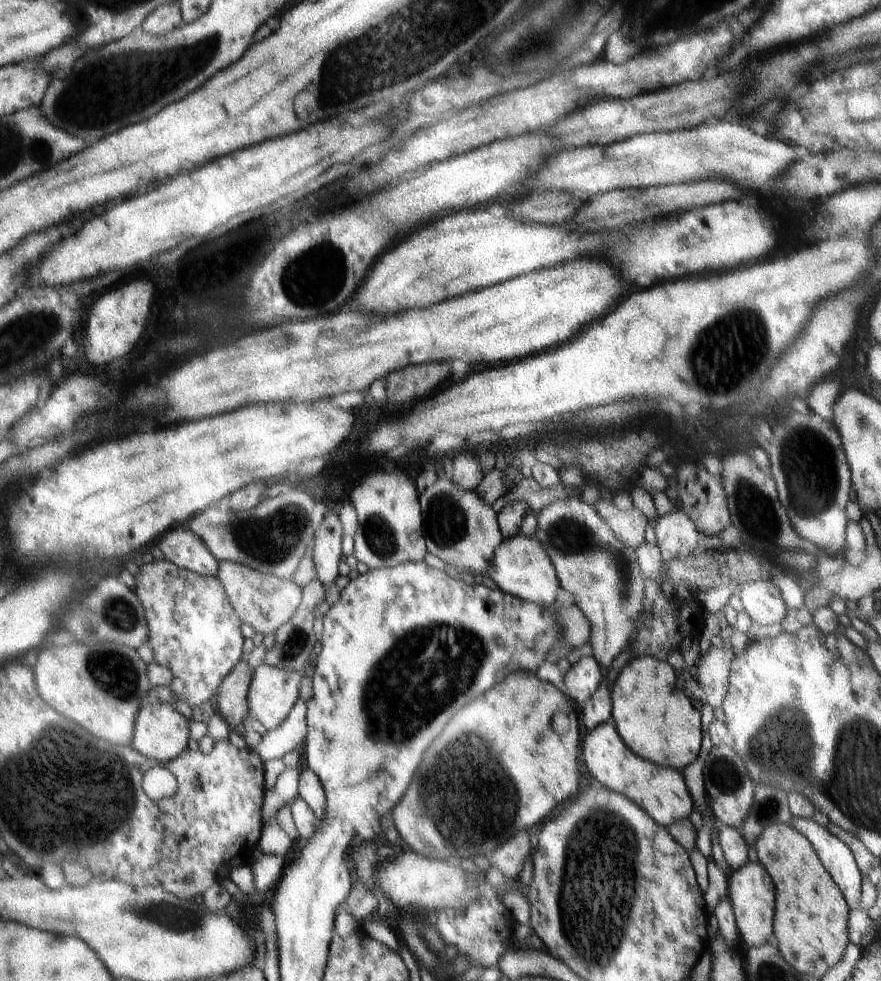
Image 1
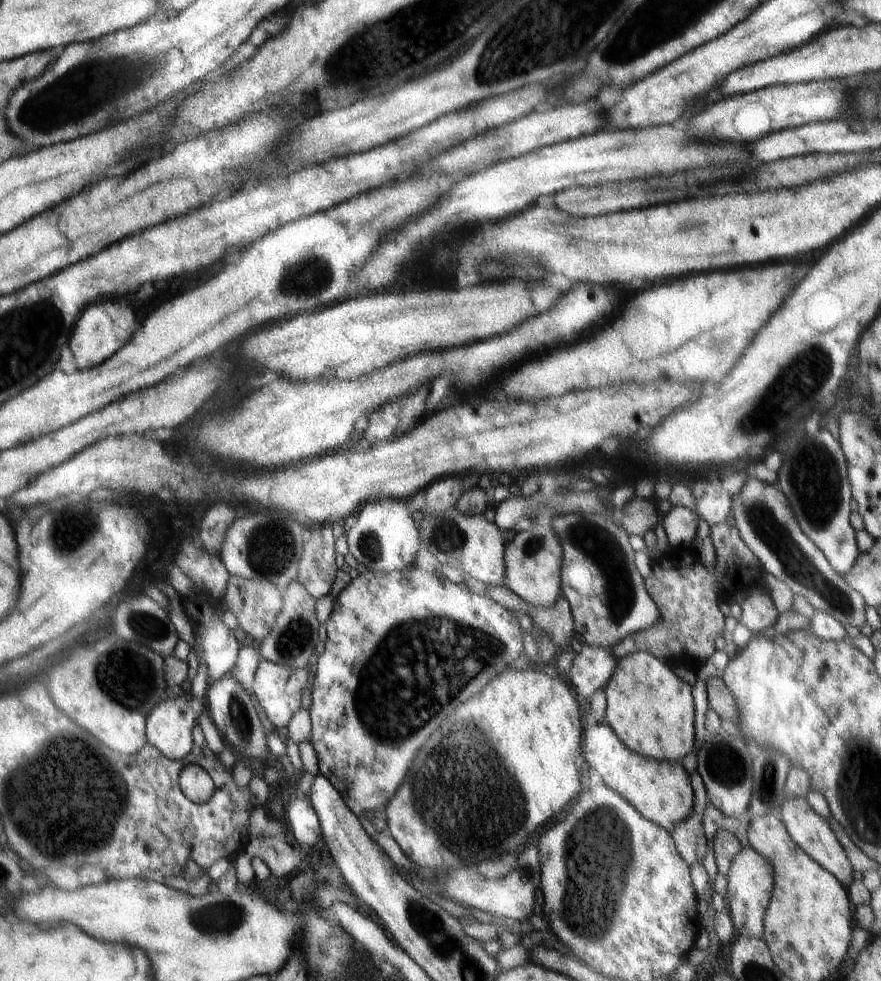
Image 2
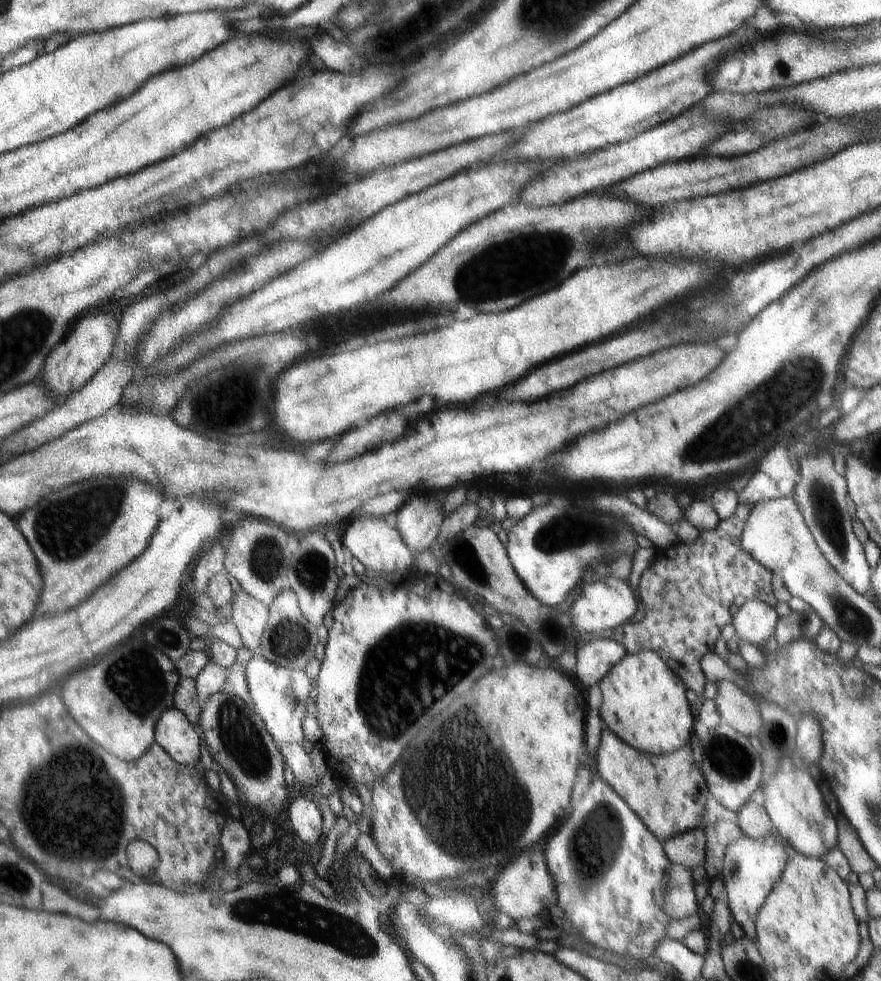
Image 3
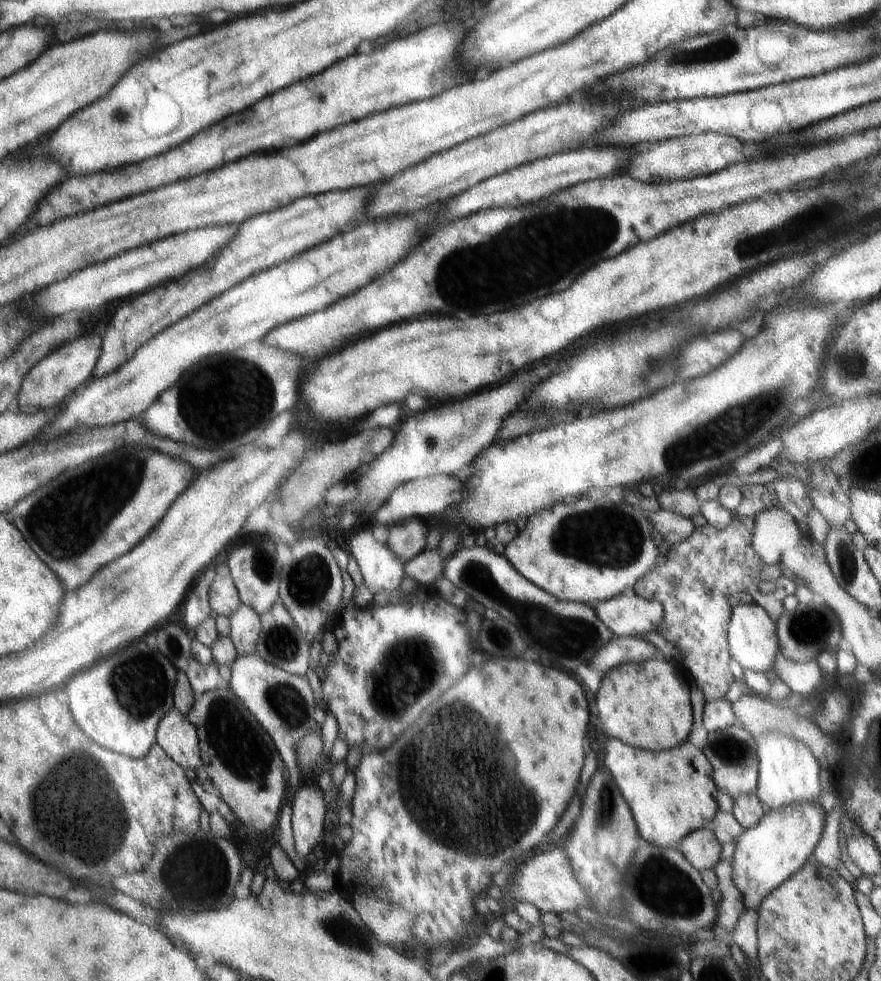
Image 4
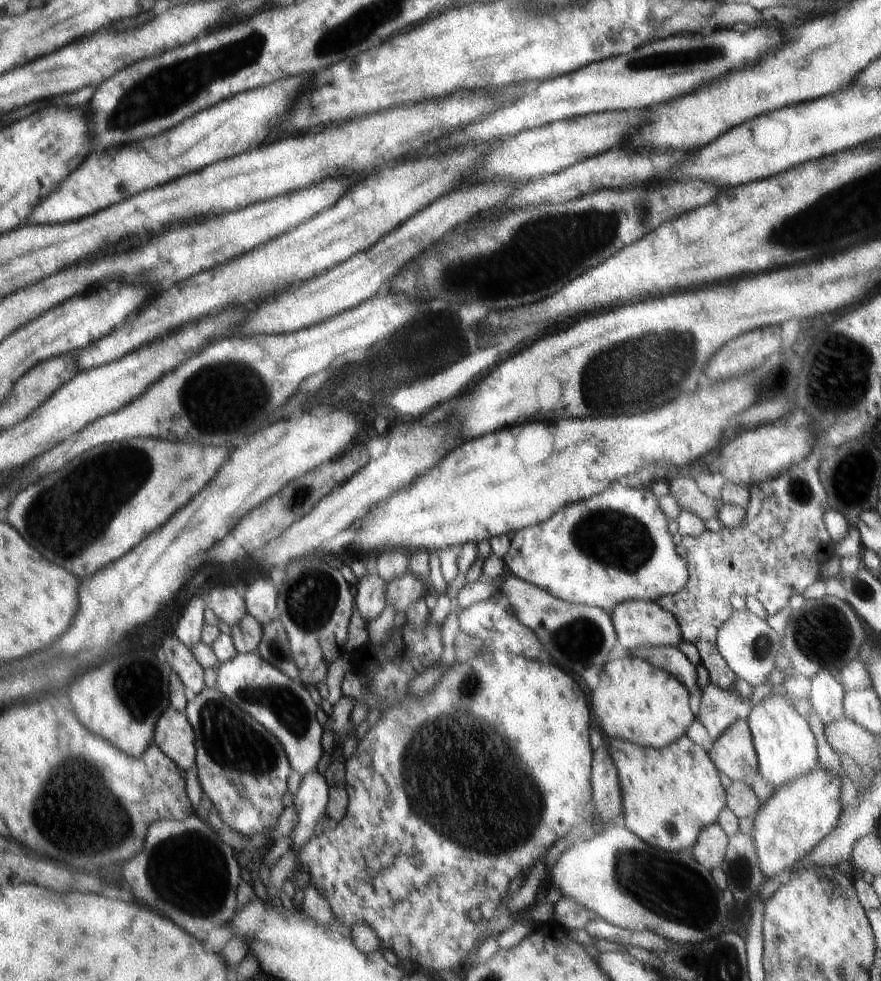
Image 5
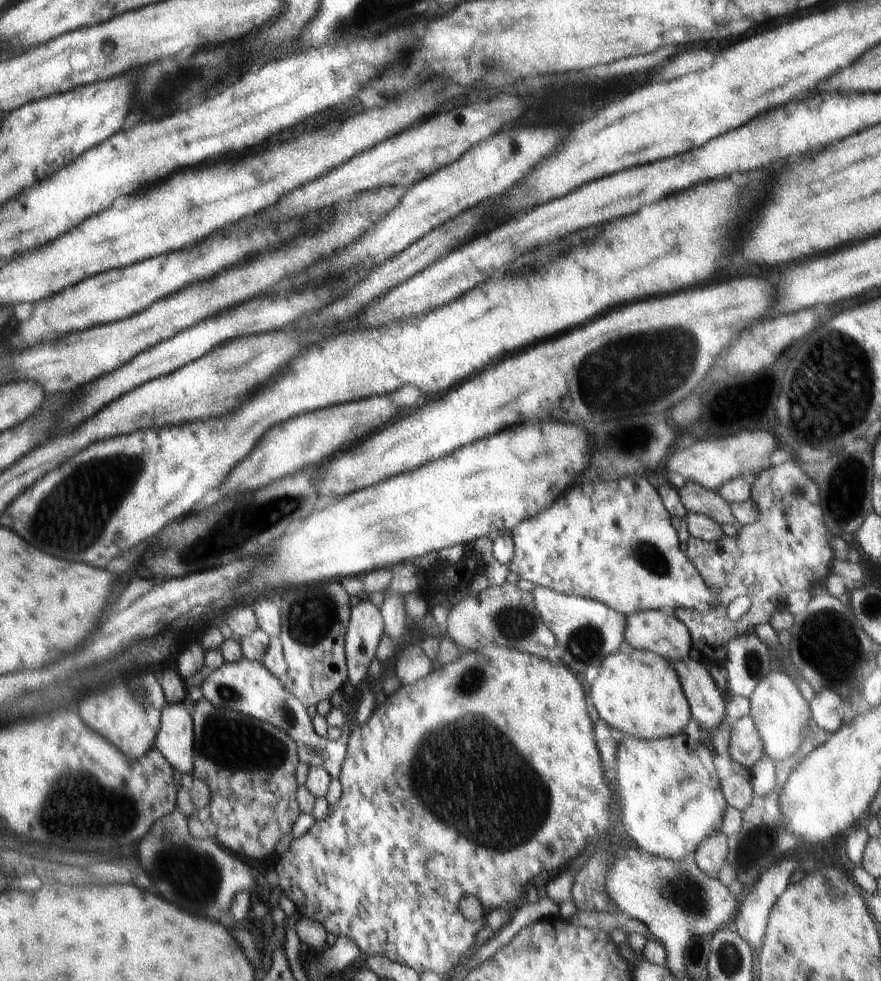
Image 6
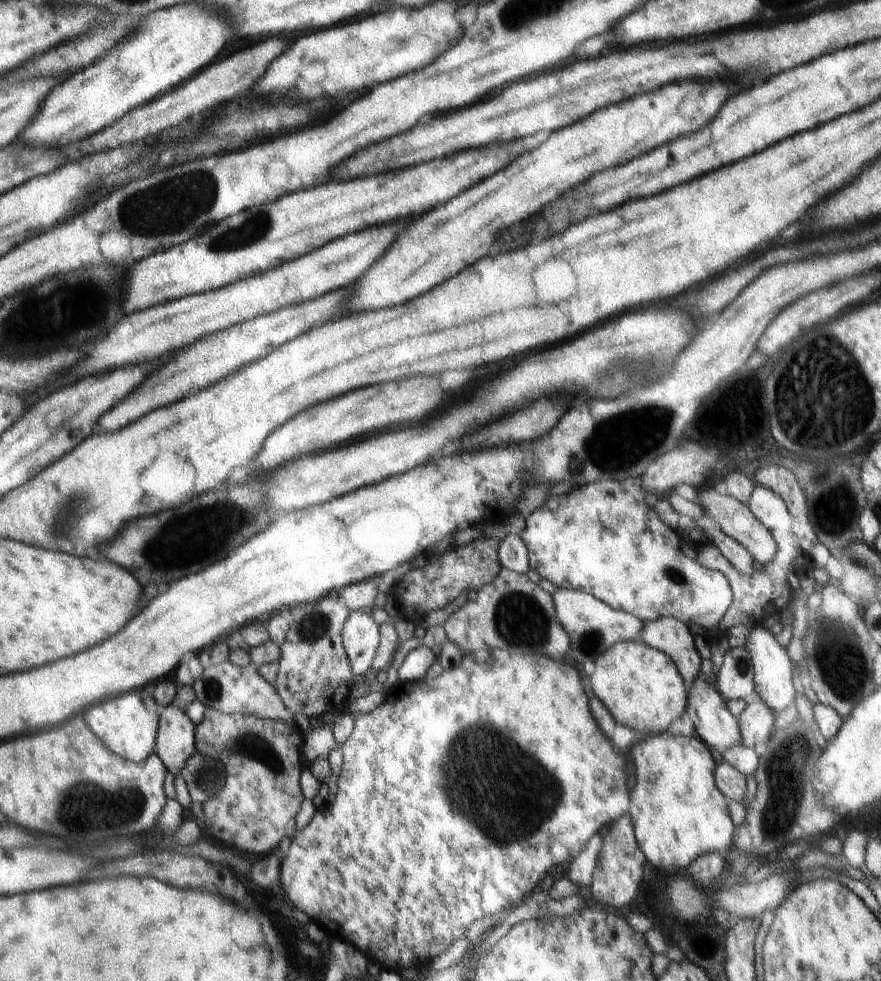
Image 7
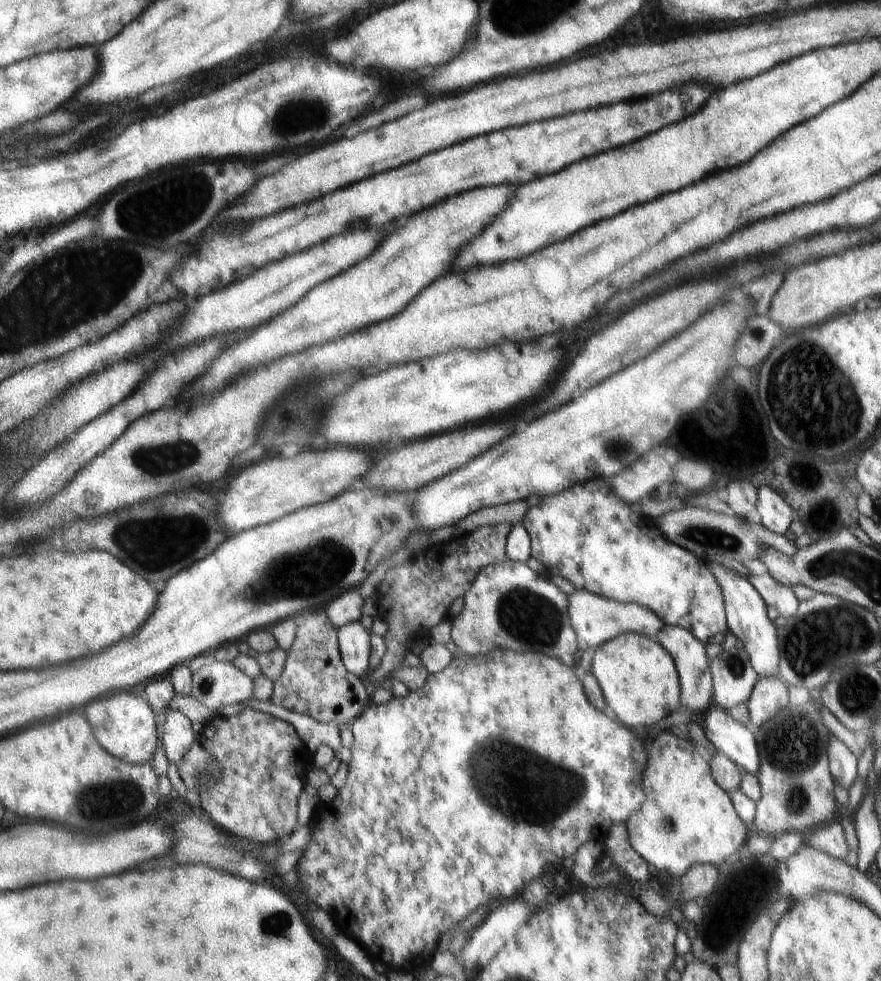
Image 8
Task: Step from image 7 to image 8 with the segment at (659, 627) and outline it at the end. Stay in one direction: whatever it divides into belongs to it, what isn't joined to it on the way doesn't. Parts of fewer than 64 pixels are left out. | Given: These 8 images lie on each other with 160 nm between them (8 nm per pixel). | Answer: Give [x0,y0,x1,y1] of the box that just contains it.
[657,625,713,718]

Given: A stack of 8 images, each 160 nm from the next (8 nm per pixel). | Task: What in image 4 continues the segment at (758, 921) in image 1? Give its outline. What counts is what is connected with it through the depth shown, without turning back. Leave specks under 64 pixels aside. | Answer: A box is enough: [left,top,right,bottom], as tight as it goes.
[732,802,826,908]

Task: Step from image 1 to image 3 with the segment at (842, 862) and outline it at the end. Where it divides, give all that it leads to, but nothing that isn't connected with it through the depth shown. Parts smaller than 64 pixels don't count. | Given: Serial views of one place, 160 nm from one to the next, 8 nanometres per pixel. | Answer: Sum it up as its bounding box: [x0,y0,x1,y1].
[757,758,837,859]

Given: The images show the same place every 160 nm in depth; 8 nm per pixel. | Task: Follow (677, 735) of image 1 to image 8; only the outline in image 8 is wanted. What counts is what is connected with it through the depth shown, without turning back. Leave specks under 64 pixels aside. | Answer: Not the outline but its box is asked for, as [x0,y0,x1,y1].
[591,633,681,729]

